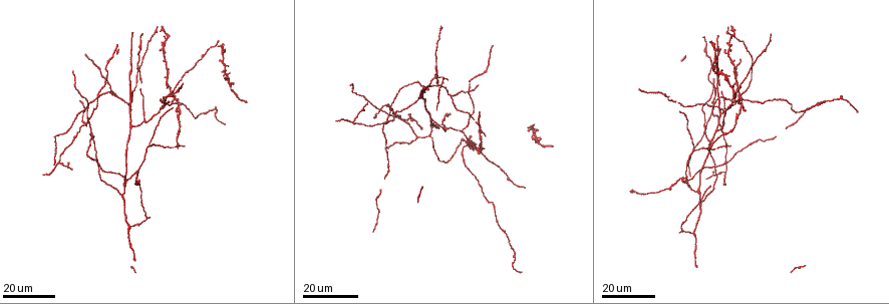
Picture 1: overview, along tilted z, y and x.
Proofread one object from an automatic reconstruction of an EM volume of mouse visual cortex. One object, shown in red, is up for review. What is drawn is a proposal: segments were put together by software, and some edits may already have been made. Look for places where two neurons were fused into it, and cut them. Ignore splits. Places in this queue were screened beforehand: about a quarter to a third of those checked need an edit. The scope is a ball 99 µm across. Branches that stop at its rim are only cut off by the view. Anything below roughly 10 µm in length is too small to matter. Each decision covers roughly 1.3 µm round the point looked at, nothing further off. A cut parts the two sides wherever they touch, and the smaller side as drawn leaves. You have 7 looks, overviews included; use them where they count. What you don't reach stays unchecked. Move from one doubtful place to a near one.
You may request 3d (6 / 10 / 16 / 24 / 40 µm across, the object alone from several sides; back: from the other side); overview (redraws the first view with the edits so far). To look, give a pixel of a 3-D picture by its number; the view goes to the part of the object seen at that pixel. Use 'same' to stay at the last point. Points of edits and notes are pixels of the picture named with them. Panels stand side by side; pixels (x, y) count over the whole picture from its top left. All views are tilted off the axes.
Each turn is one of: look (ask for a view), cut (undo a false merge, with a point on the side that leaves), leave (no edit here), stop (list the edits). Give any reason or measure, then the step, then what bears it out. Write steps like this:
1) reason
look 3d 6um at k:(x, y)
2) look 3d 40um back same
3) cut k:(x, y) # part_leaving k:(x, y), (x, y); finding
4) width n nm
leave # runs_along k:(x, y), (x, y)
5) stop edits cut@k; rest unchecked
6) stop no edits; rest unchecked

four or more arms meet
look 3d 16um at 1:(725, 74)

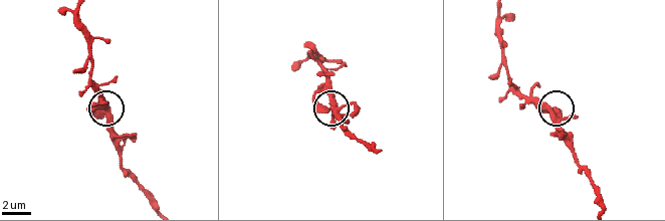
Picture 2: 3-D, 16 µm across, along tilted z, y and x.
look 3d 10um at 2:(107, 114)

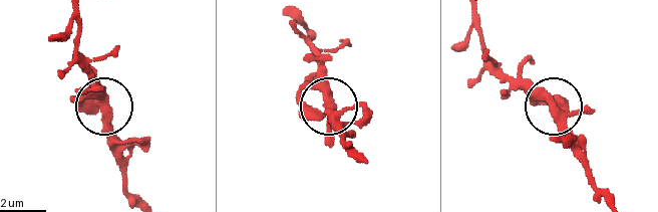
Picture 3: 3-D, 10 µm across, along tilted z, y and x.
leave # continuous, no second neuron

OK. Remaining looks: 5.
calibre changes
look 3d 16um at 1:(129, 75)

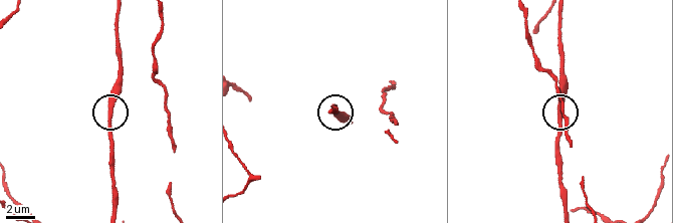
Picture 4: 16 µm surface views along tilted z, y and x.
look 3d 6um at 4:(111, 111)

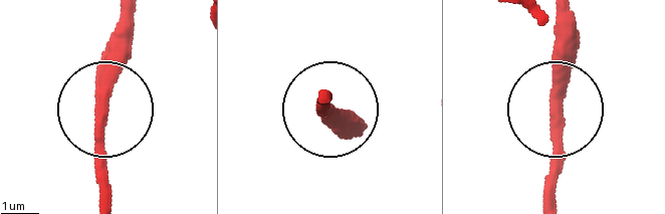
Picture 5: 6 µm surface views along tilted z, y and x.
leave # runs_along 5:(103, 198), (103, 64), (120, 16); one neuron here

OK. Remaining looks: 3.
four arms meet
look 3d 24um at 1:(713, 102)

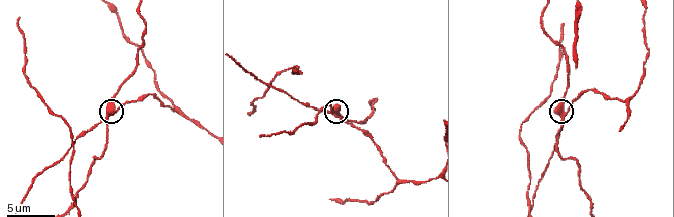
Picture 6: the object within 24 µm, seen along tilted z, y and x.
look 3d 6um at 6:(562, 114)

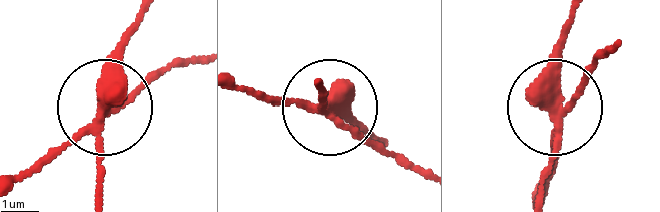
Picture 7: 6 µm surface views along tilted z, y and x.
width 320 nm
cut 7:(122, 66) # part_leaving 7:(100, 120), (99, 202); a second neuron is stuck on

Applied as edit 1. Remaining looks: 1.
stop edits cut@7; rest unchecked

